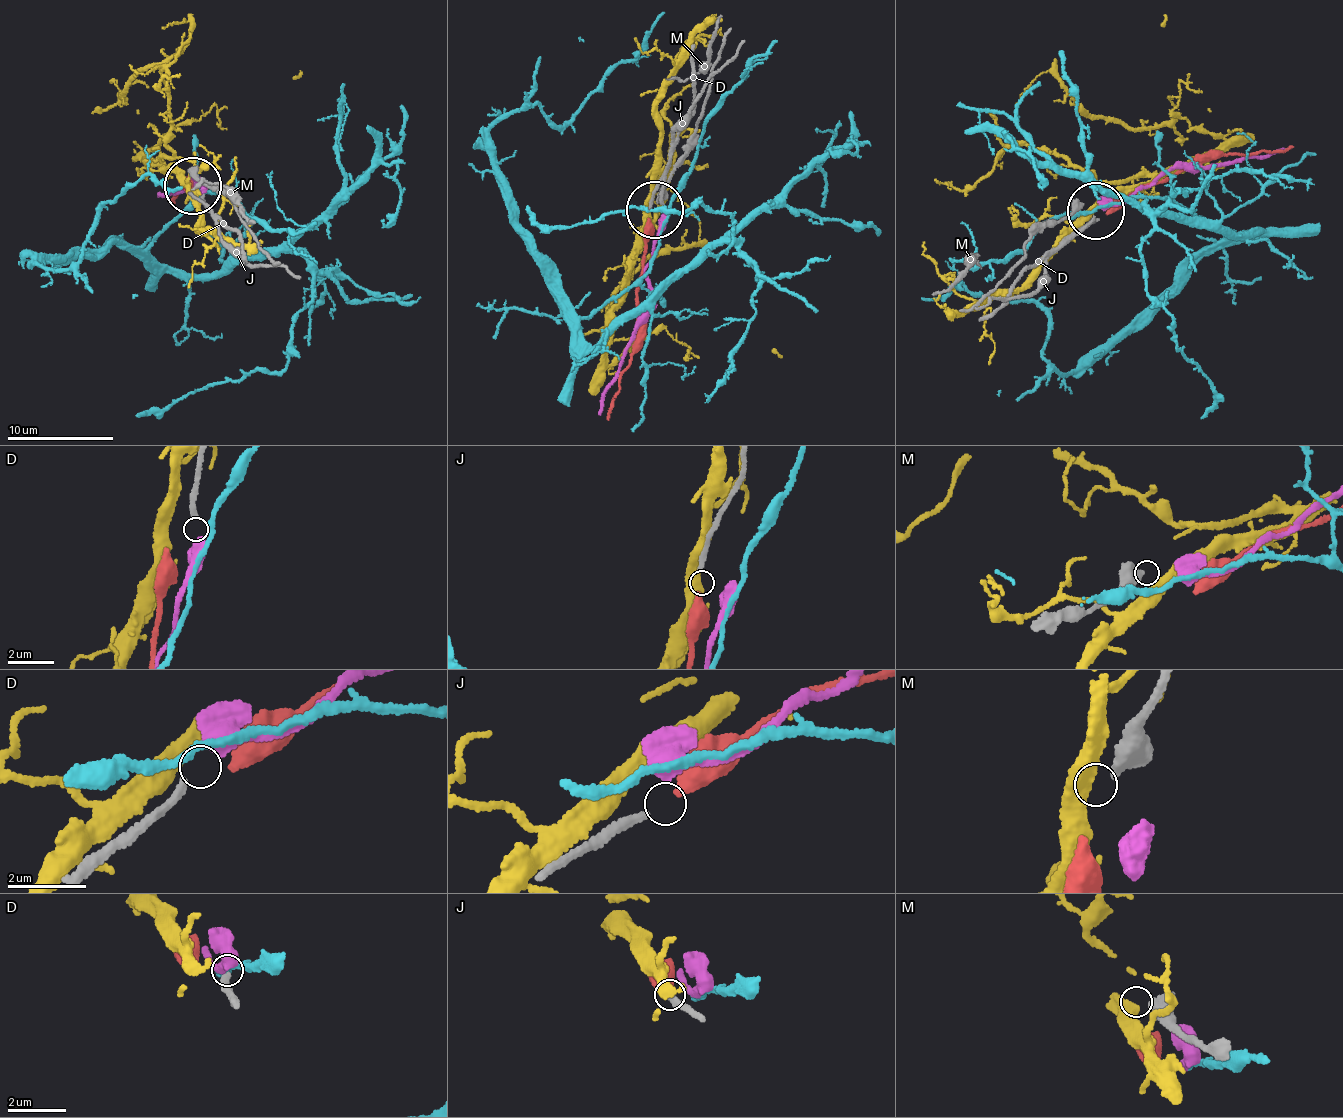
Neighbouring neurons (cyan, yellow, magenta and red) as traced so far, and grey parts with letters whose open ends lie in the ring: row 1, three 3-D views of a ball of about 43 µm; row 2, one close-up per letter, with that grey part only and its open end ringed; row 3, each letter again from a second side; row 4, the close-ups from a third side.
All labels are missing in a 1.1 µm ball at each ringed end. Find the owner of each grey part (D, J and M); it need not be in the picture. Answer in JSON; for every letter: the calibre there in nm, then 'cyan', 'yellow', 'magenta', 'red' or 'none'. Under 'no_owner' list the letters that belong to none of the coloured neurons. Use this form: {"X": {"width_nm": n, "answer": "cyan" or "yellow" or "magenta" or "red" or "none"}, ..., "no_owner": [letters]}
{"D": {"width_nm": 200, "answer": "magenta"}, "J": {"width_nm": 200, "answer": "red"}, "M": {"width_nm": 400, "answer": "none"}, "no_owner": ["M"]}

